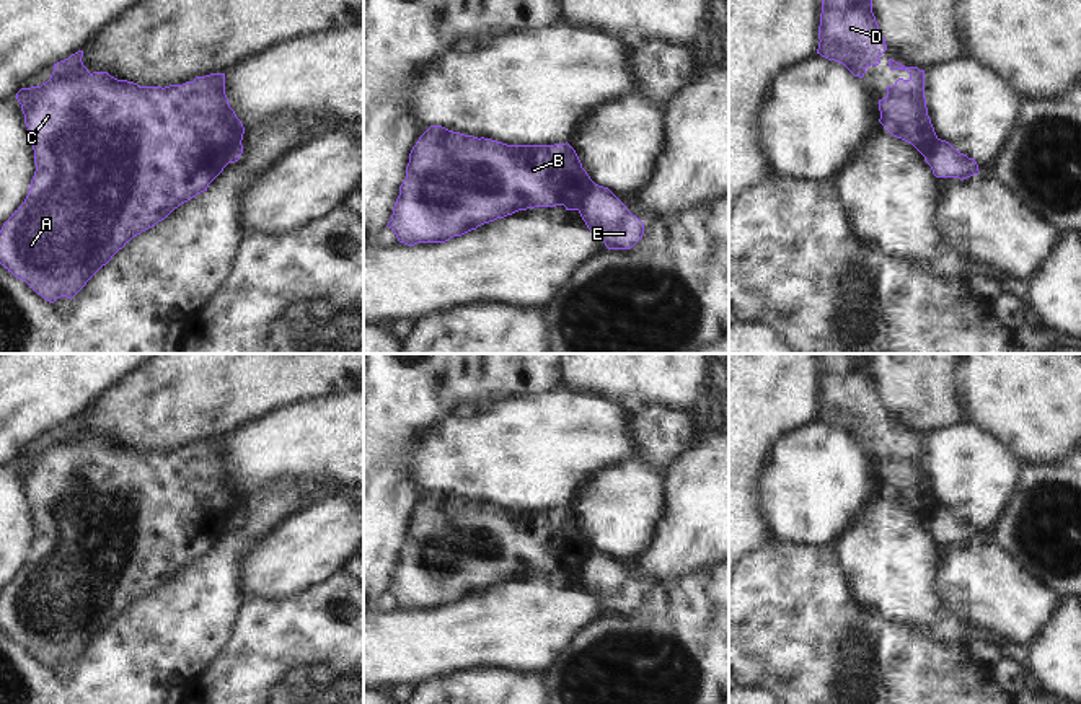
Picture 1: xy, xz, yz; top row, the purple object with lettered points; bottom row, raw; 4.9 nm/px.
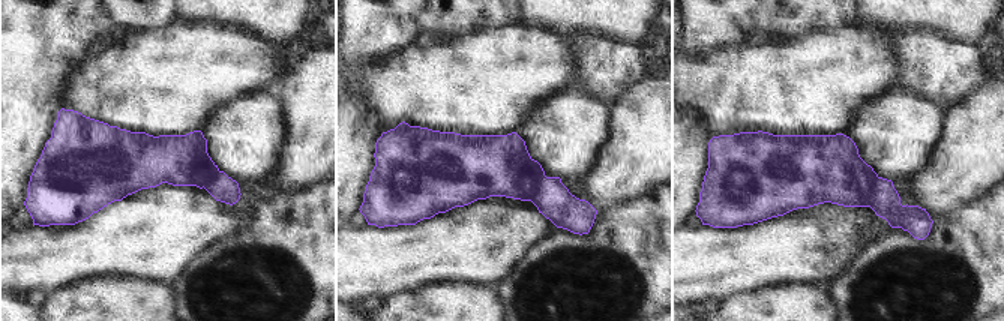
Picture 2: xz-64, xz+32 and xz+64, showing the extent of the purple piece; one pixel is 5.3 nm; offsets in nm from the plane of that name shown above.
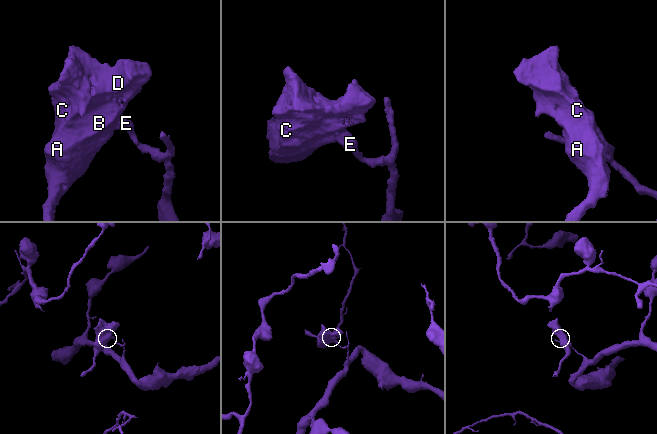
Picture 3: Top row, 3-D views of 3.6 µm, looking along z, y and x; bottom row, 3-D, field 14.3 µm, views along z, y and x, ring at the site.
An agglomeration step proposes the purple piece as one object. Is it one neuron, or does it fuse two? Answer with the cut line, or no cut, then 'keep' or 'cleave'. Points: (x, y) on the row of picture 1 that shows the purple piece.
cut xz (595, 184), (578, 209); cleave

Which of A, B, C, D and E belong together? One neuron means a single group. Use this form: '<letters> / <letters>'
A B C D / E

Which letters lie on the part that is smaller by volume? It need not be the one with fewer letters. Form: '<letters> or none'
A, B, C, D

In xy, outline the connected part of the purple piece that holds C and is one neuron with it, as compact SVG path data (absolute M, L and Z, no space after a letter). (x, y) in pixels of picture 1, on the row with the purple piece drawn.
M78 51L54 64L46 83L16 93L33 143L36 171L24 202L0 230L0 264L51 303L60 297L72 300L134 236L207 191L245 134L225 95L225 73L196 77L165 88L140 86L108 72L90 73L82 57L83 51Z

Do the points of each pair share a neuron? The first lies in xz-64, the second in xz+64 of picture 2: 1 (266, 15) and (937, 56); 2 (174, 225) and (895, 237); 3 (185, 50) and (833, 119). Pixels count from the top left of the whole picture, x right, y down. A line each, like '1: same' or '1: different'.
1: different
2: different
3: same

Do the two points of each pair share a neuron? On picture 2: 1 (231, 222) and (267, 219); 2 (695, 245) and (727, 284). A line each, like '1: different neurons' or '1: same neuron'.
1: different neurons
2: same neuron

